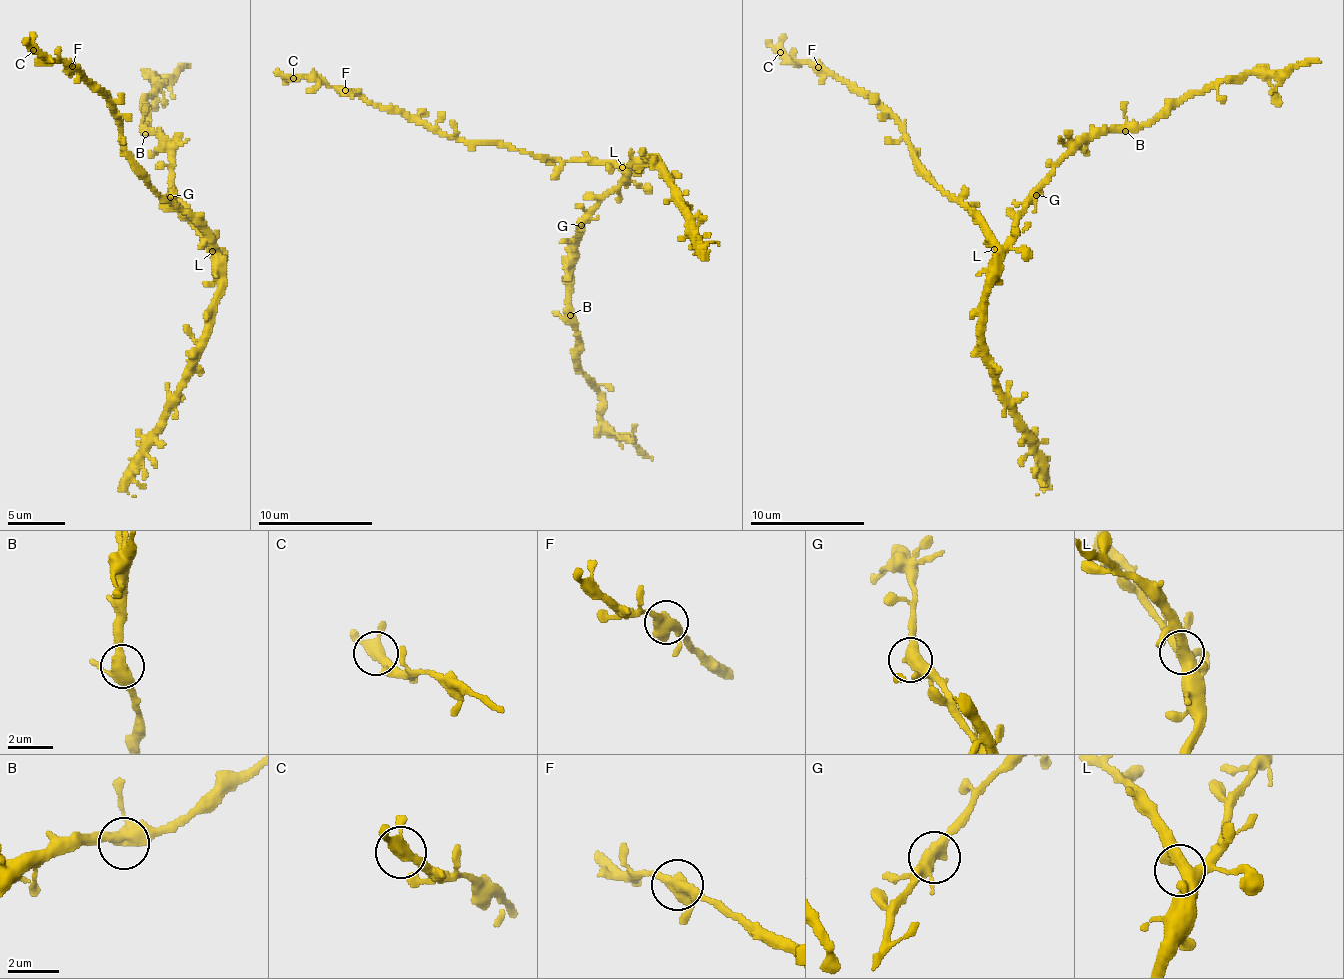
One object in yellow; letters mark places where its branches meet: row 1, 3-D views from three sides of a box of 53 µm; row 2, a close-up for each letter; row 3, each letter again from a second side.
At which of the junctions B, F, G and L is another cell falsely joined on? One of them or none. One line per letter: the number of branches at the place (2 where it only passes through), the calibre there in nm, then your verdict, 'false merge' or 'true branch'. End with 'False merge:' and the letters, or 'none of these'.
B: 3 branches meet; 440 nm thick; true branch
F: 3 branches meet; 420 nm thick; true branch
G: 3 branches meet; 400 nm thick; true branch
L: 3 branches meet; 400 nm thick; true branch
False merge: none of these

